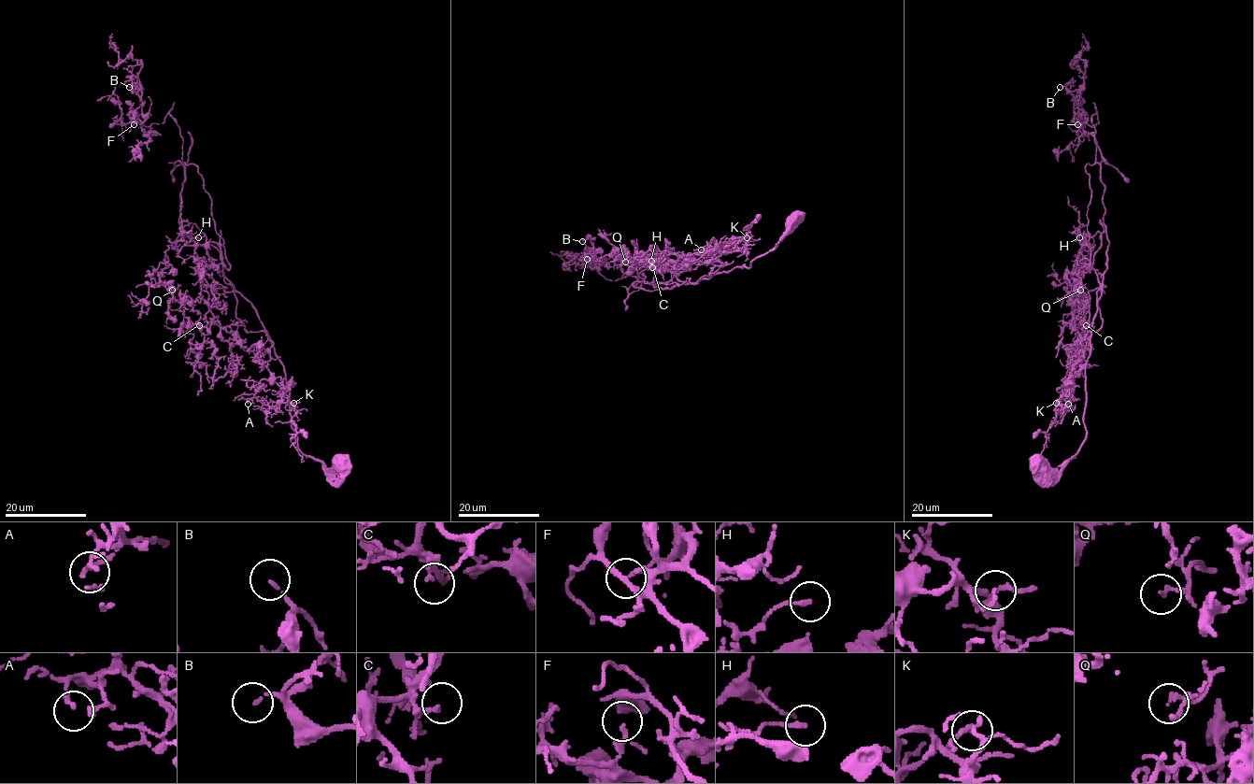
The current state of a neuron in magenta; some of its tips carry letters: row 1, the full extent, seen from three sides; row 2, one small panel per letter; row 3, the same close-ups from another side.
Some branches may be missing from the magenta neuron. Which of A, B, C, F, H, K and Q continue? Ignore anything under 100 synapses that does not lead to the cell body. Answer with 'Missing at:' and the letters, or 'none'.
Missing at: none

